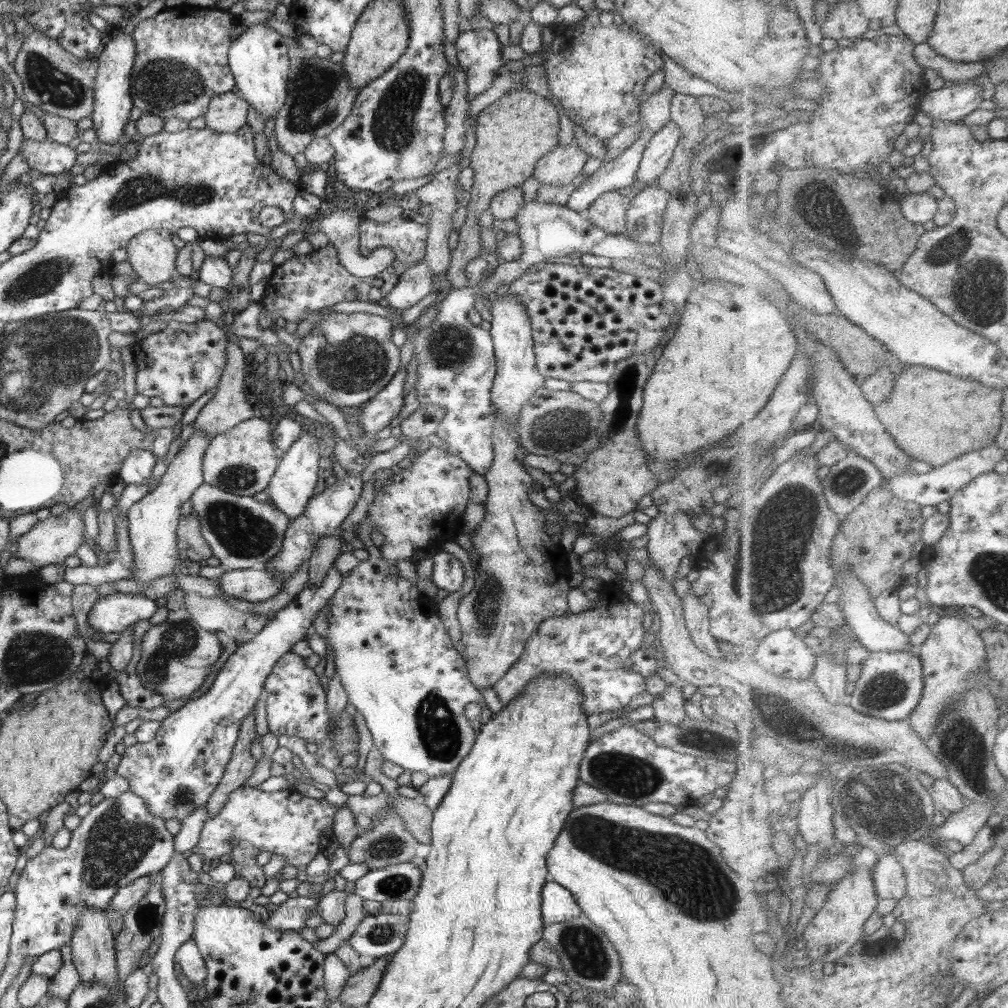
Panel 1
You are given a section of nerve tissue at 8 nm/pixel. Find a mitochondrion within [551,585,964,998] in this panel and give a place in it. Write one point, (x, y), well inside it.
(688, 874)

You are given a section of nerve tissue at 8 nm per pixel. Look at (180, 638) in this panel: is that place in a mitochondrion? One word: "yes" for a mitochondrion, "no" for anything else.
yes

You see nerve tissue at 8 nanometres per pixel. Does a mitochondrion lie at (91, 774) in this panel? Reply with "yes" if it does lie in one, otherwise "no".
no

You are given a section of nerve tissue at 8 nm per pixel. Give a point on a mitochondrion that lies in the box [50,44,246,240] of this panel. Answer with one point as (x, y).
(162, 84)

